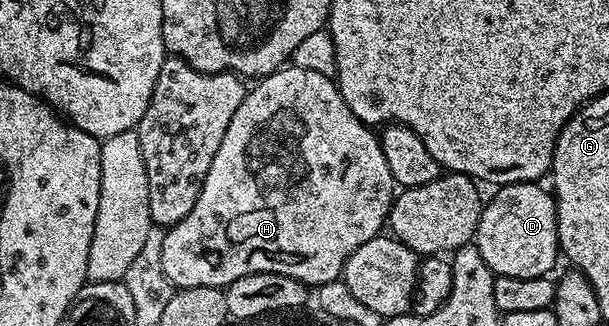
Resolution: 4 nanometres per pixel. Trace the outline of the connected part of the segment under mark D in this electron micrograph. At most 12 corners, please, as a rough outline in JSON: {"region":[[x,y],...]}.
{"region":[[499,186],[476,245],[496,276],[545,278],[560,262],[553,193]]}

